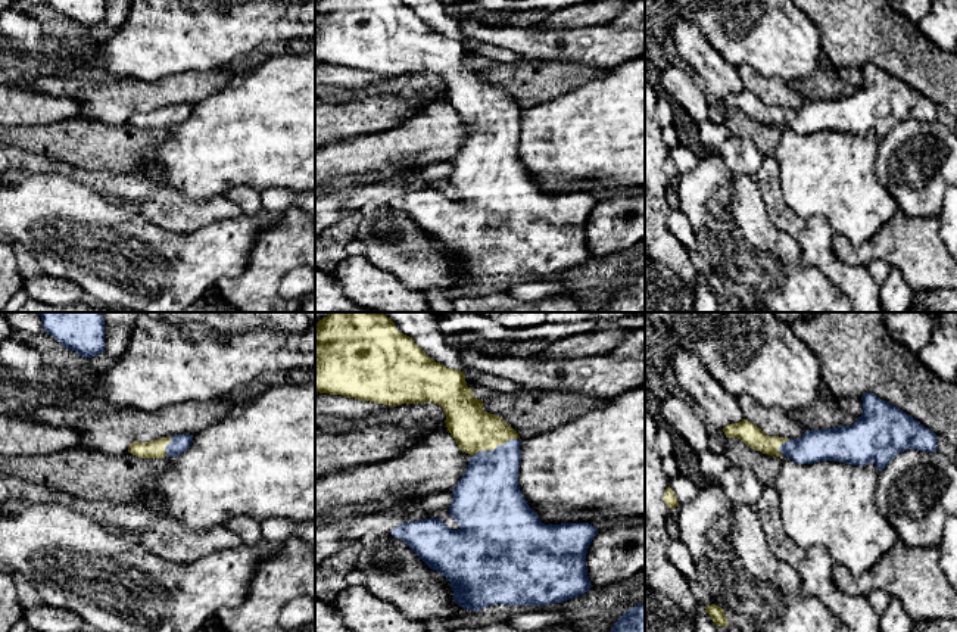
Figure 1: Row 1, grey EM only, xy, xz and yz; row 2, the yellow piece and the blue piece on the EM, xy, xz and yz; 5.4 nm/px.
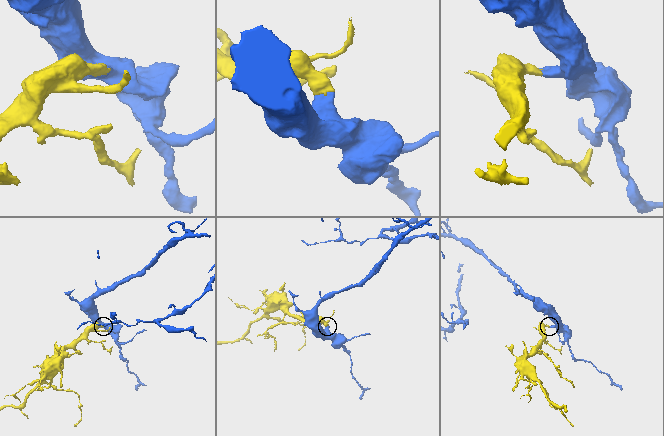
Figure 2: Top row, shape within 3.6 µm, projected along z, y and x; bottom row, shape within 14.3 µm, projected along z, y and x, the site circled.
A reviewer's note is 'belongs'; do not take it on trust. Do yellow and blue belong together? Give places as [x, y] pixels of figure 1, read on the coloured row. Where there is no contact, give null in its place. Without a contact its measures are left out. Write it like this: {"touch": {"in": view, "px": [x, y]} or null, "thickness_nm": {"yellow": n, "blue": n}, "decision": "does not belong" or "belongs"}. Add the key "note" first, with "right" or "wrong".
{"note": "right", "touch": {"in": "xz", "px": [496, 445]}, "thickness_nm": {"yellow": 240, "blue": 320}, "decision": "belongs"}

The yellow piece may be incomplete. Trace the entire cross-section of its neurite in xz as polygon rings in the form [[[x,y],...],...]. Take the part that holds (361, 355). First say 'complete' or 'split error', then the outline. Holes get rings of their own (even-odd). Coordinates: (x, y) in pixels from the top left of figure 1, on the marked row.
split error; [[[330,312],[327,317],[319,320],[315,324],[315,392],[330,393],[330,395],[342,395],[345,398],[355,398],[361,401],[370,401],[375,404],[384,405],[402,405],[402,404],[421,404],[421,402],[433,402],[443,408],[446,415],[446,427],[451,436],[456,440],[459,449],[465,454],[470,454],[470,463],[467,471],[462,474],[458,485],[452,489],[453,499],[449,505],[449,516],[459,524],[458,530],[449,529],[442,519],[425,519],[415,522],[405,522],[396,526],[390,533],[392,536],[403,541],[417,555],[423,560],[430,569],[443,575],[449,582],[453,591],[453,603],[467,610],[480,611],[487,605],[495,604],[506,604],[506,605],[546,605],[562,603],[565,600],[571,600],[587,592],[592,585],[587,577],[586,570],[586,554],[590,542],[598,535],[598,529],[589,523],[561,523],[561,524],[545,524],[540,522],[539,516],[530,508],[524,495],[518,486],[518,470],[521,461],[520,451],[520,436],[518,433],[508,426],[502,417],[486,412],[483,410],[483,399],[476,399],[473,395],[473,389],[467,386],[464,371],[446,368],[443,364],[431,359],[412,337],[399,333],[395,323],[380,312]]]

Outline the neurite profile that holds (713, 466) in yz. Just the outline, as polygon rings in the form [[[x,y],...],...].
[[[710,449],[698,454],[698,461],[708,485],[718,485],[720,476],[732,466],[726,454],[716,454]]]

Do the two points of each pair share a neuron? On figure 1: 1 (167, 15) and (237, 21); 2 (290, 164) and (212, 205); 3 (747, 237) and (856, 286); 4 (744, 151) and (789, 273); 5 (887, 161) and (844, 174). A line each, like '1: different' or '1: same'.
1: same
2: different
3: different
4: different
5: different

